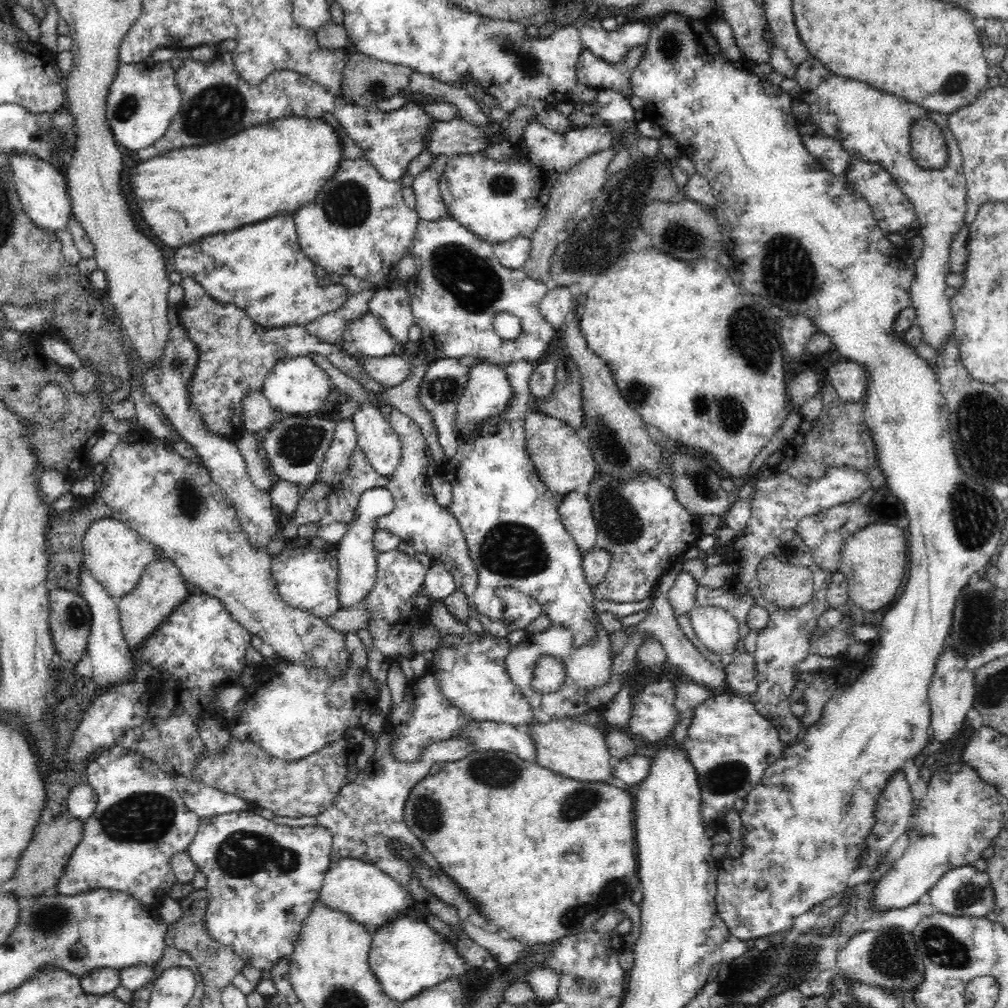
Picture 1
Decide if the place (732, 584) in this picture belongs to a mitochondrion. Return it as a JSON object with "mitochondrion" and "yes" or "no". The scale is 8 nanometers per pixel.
{"mitochondrion":"no"}

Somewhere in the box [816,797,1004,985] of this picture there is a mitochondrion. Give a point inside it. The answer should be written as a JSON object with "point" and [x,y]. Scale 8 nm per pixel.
{"point":[891,954]}

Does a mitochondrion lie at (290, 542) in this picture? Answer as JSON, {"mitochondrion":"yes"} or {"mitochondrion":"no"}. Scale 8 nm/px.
{"mitochondrion":"no"}

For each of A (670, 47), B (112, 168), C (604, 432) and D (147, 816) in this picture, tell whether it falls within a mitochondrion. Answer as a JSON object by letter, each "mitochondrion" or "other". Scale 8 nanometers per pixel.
{"A":"mitochondrion","B":"other","C":"mitochondrion","D":"mitochondrion"}

